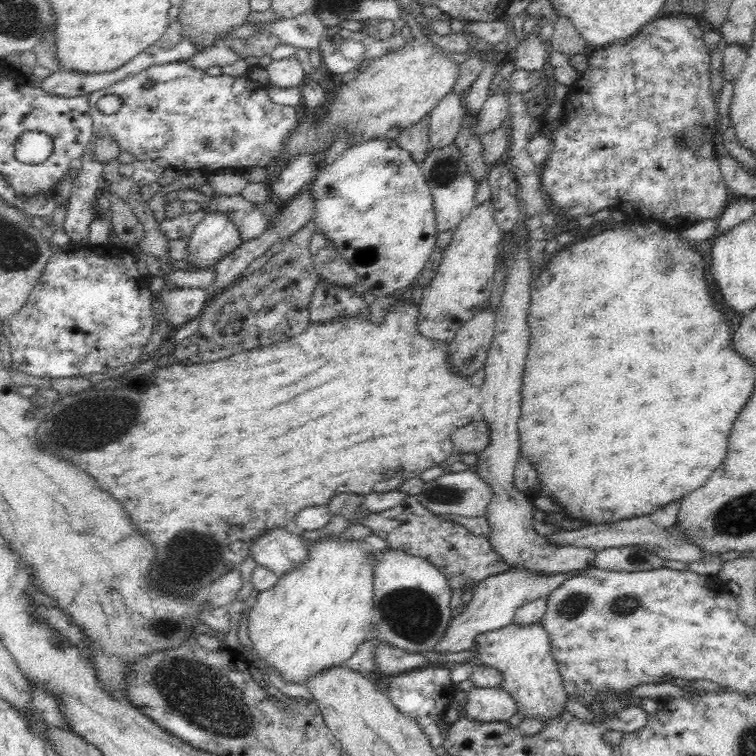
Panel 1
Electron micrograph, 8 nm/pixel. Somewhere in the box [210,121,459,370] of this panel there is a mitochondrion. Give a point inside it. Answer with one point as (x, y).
(367, 255)

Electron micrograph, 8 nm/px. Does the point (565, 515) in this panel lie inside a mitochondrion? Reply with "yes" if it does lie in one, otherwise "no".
no

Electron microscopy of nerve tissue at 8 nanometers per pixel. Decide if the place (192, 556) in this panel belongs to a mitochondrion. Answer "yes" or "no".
yes

